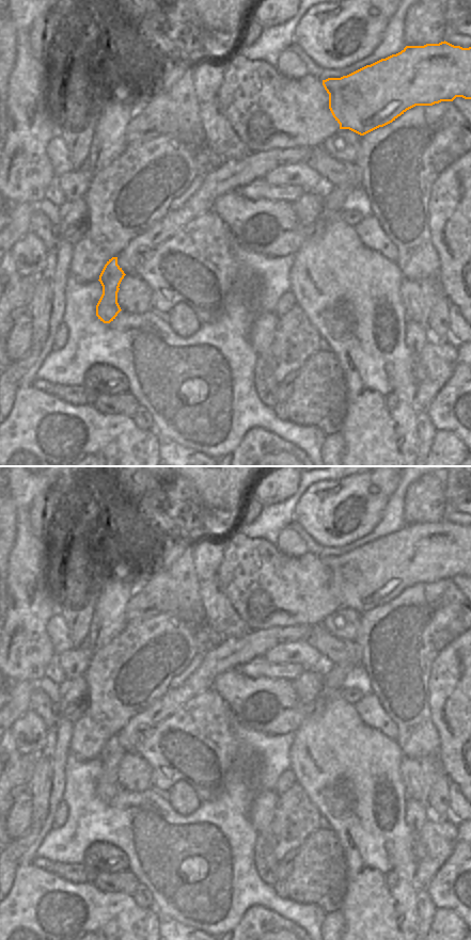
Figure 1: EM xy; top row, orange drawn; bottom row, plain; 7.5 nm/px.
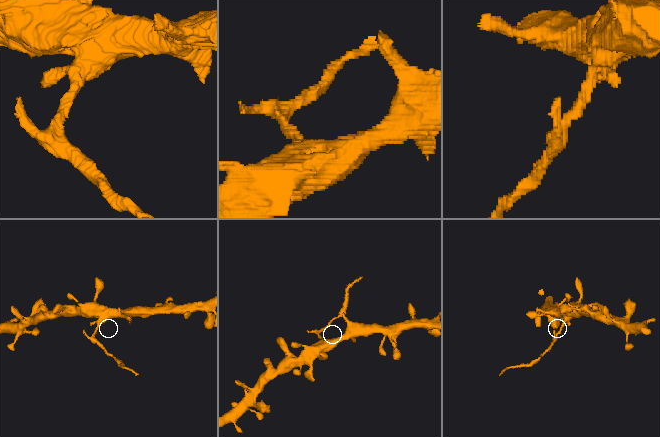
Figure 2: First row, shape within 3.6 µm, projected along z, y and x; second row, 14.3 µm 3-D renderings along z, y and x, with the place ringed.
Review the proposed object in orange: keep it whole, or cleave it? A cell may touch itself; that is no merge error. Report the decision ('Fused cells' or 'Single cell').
Fused cells

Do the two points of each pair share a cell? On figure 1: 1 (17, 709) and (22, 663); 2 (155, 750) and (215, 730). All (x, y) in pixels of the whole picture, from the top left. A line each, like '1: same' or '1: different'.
1: different
2: same

